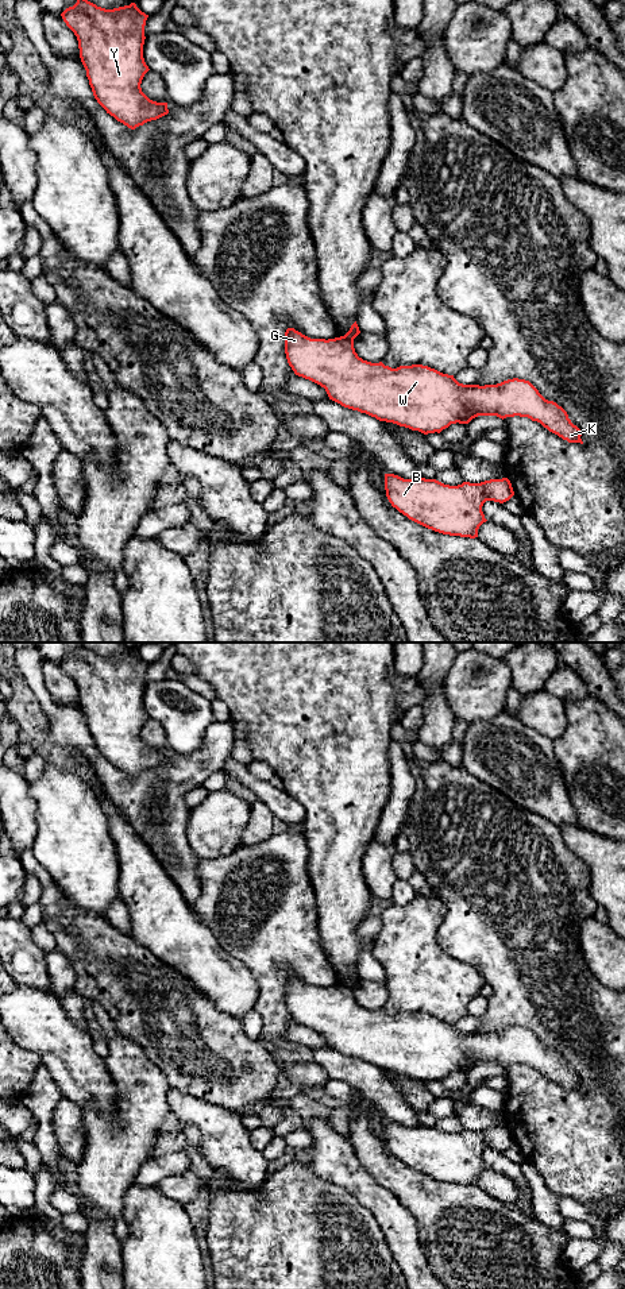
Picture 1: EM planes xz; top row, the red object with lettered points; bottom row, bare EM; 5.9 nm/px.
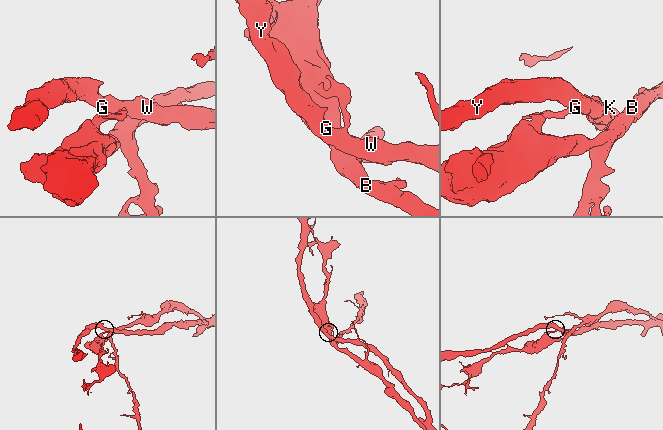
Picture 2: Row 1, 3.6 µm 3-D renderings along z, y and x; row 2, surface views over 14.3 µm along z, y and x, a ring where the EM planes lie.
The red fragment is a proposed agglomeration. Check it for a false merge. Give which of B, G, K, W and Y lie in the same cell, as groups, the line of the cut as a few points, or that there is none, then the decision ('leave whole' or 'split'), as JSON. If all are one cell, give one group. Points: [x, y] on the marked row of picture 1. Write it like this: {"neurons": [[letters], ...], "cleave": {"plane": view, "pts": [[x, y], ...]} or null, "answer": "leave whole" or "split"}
{"neurons": [["B"], ["G", "K", "W", "Y"]], "cleave": {"plane": "xz", "pts": [[343, 336], [352, 340]]}, "answer": "split"}

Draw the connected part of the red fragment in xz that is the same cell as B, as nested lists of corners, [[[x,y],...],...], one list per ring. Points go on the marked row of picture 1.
[[[385,474],[385,490],[391,506],[409,520],[443,534],[470,539],[478,537],[479,526],[487,521],[482,512],[486,501],[504,503],[514,495],[508,478],[450,486]]]

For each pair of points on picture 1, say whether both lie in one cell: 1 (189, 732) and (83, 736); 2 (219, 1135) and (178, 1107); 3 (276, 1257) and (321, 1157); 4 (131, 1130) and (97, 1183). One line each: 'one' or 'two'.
1: two
2: one
3: two
4: one

